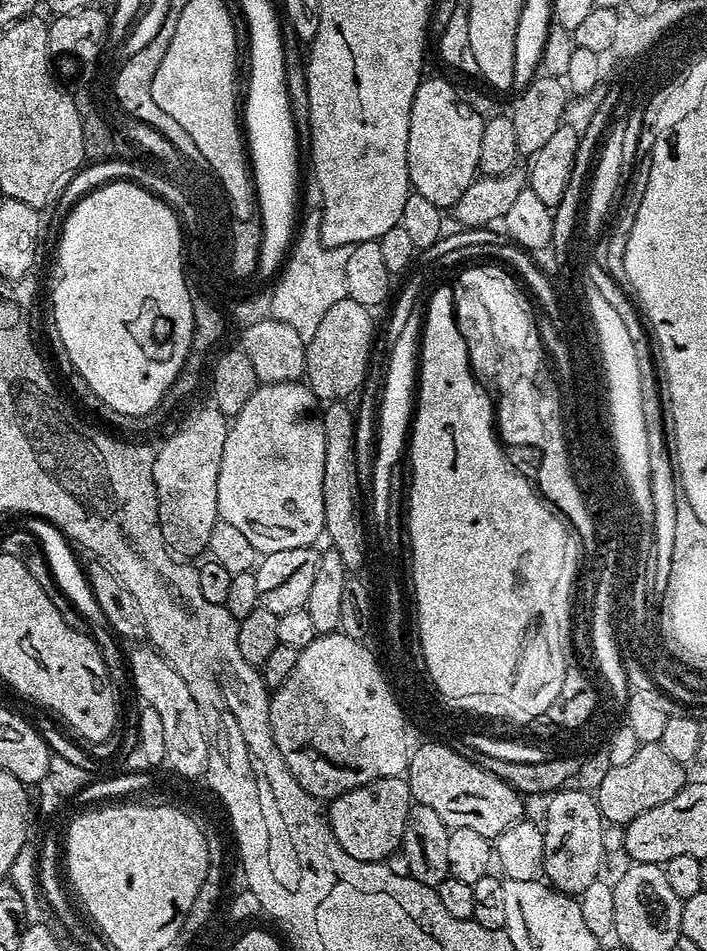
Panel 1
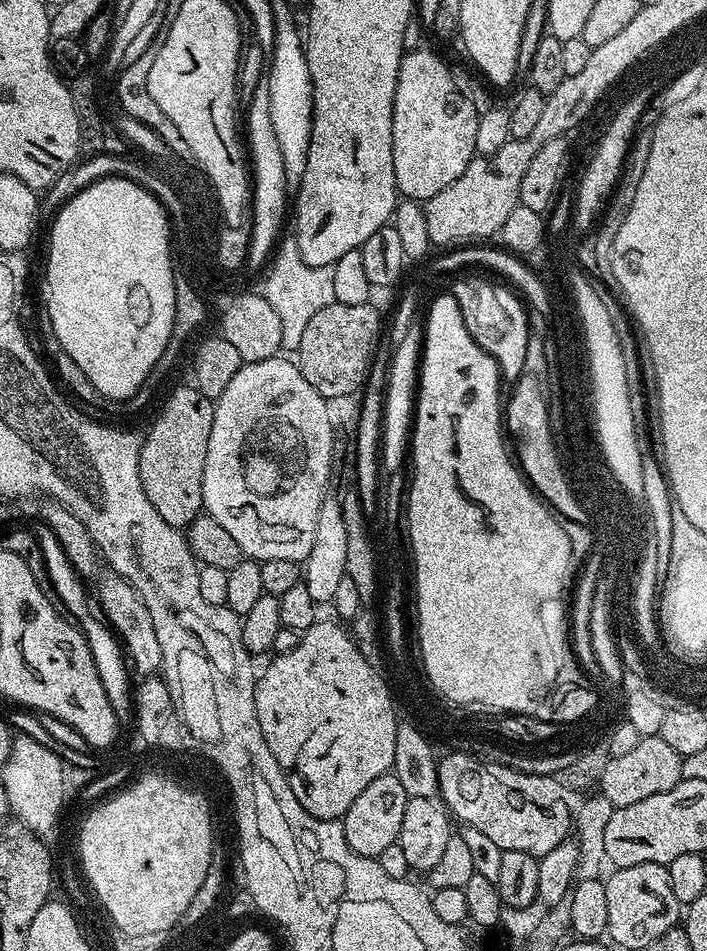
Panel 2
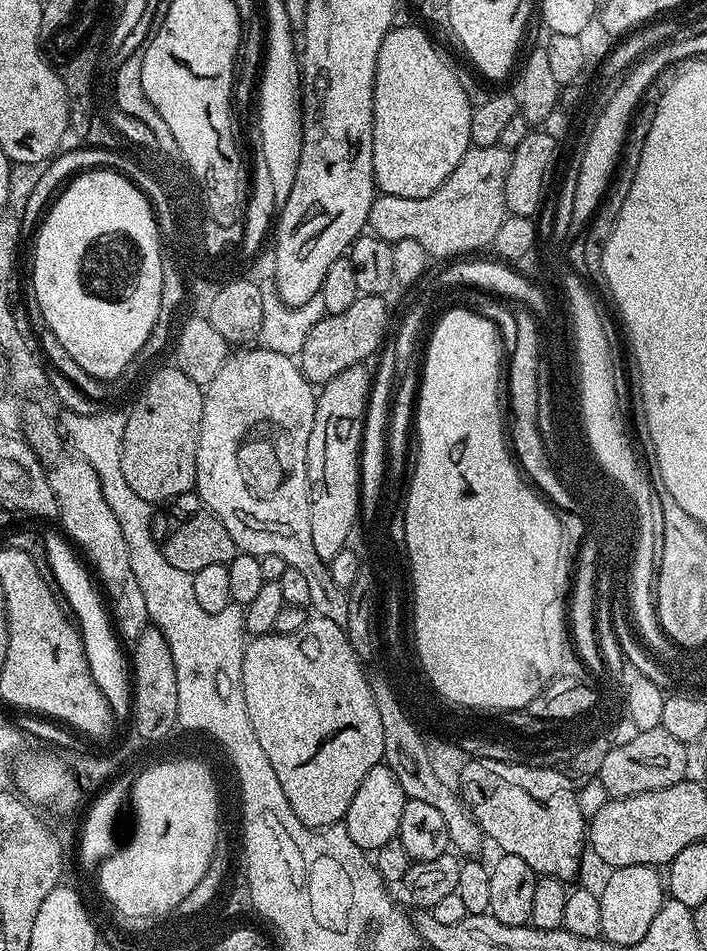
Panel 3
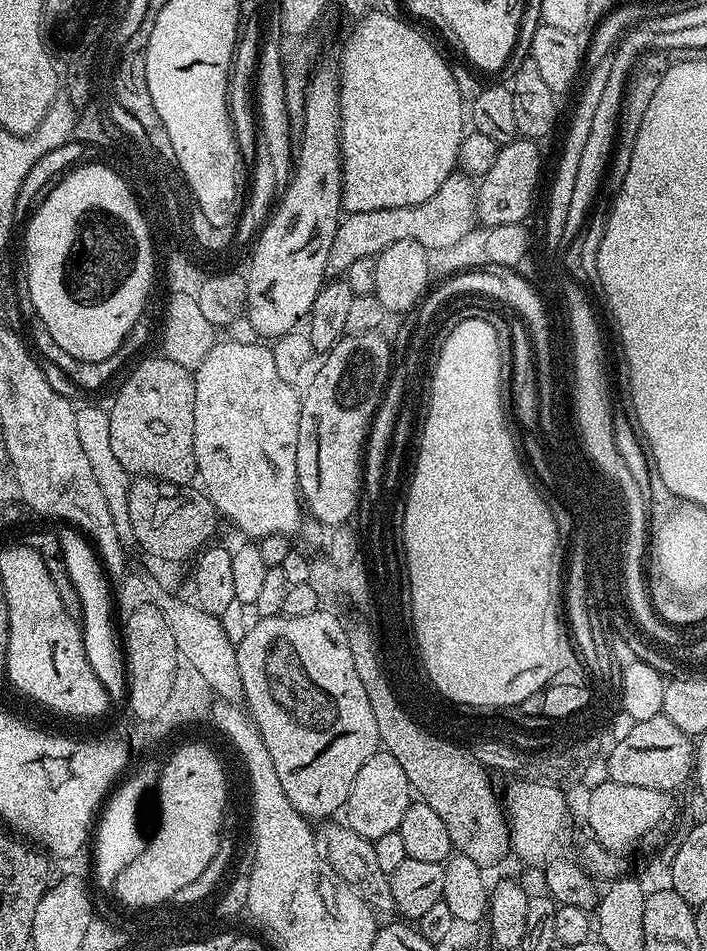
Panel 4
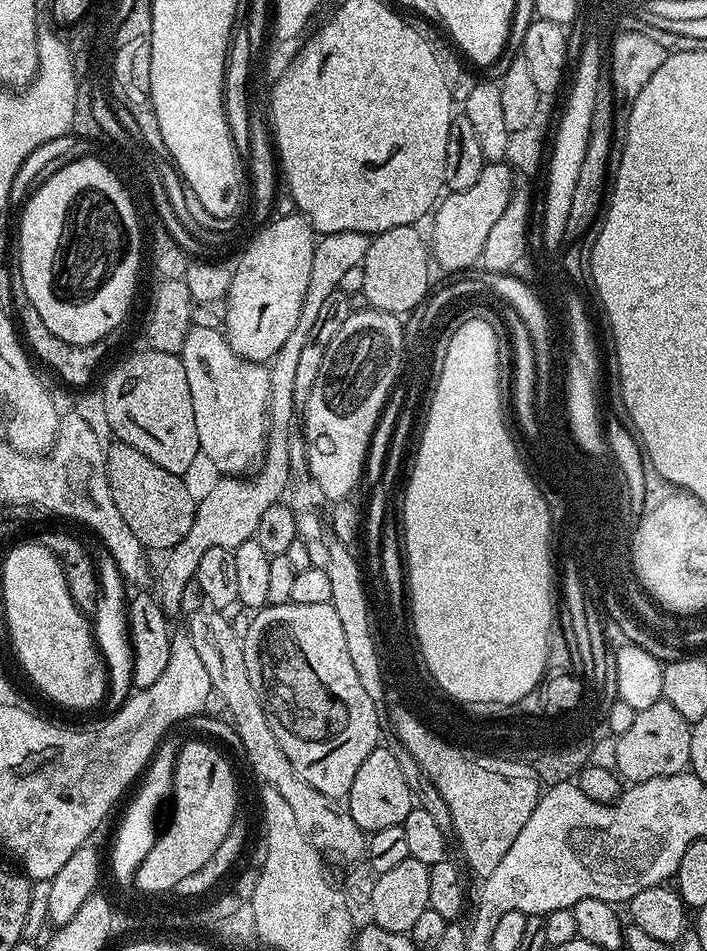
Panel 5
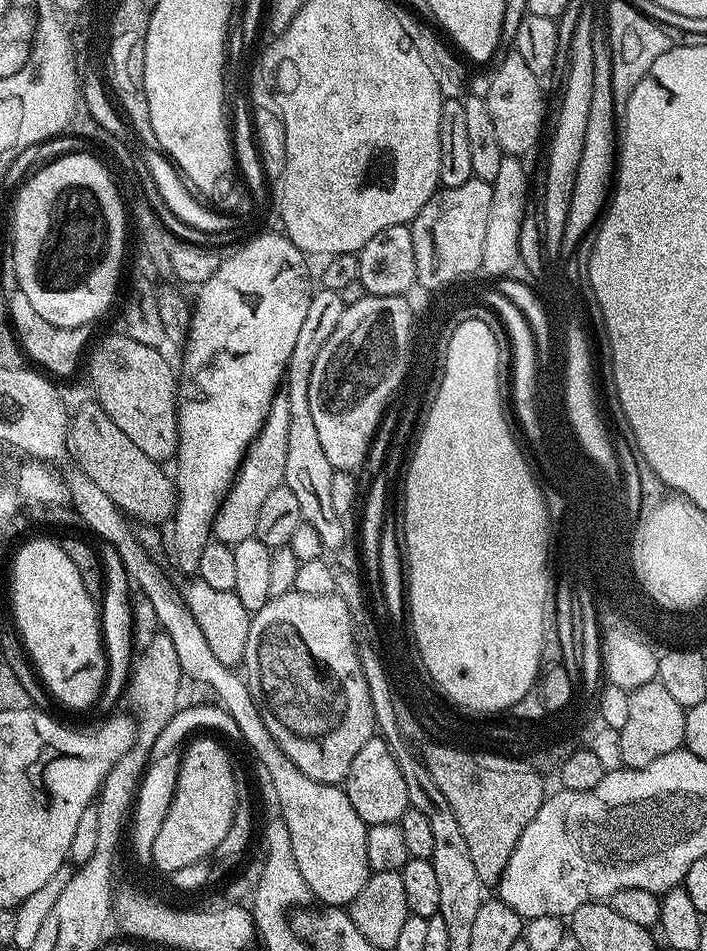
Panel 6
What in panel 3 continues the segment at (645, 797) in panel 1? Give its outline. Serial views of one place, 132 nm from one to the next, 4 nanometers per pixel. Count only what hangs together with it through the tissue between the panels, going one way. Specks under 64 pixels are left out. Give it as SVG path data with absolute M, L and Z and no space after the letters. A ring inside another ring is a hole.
M662 727L651 728L637 732L636 737L626 745L614 746L603 759L598 775L602 786L606 786L606 794L614 800L650 790L662 790L666 786L674 786L689 775L688 752L689 749L678 742L674 734L666 734Z

